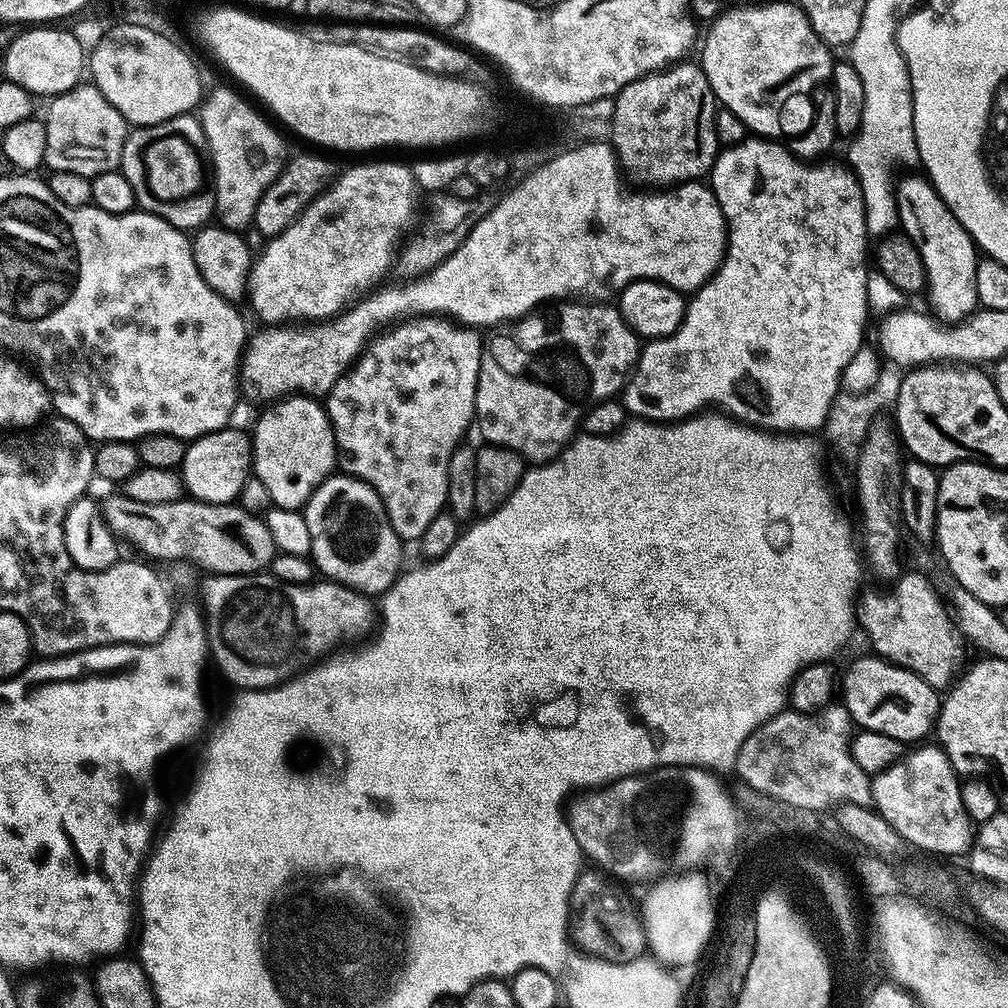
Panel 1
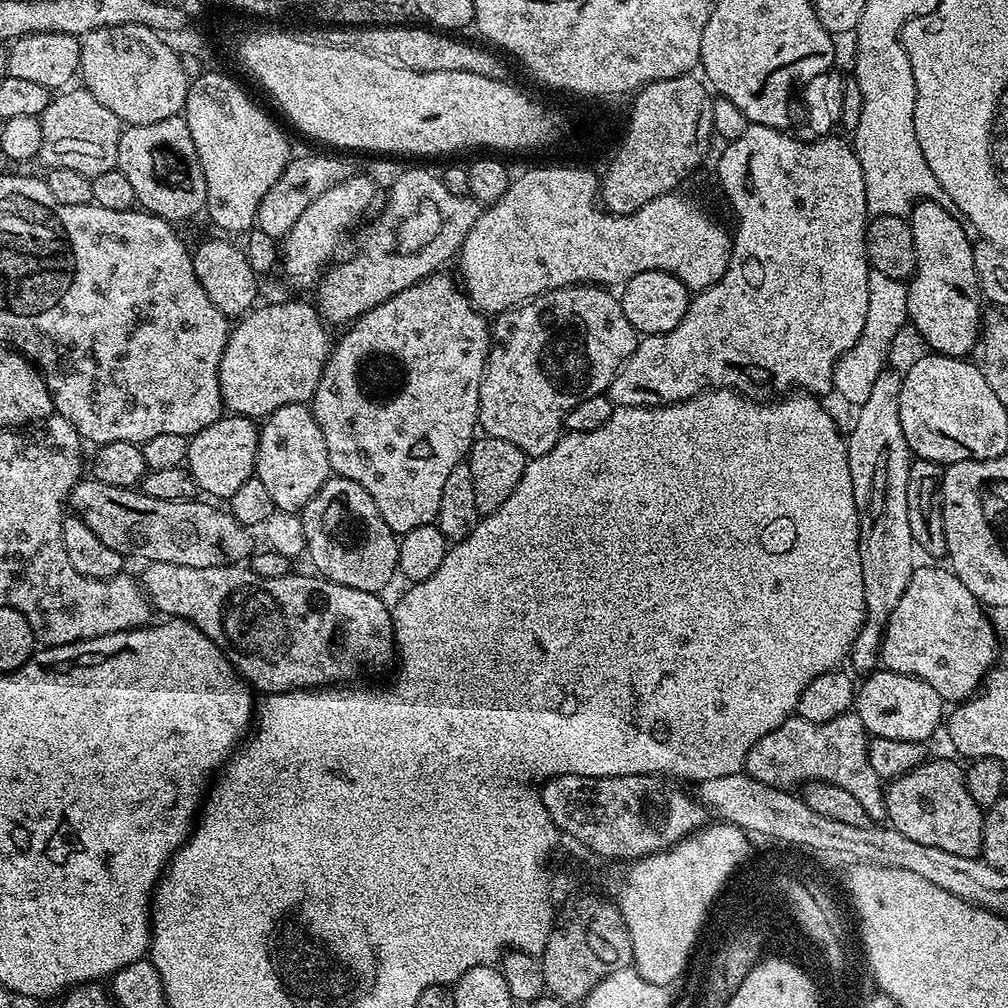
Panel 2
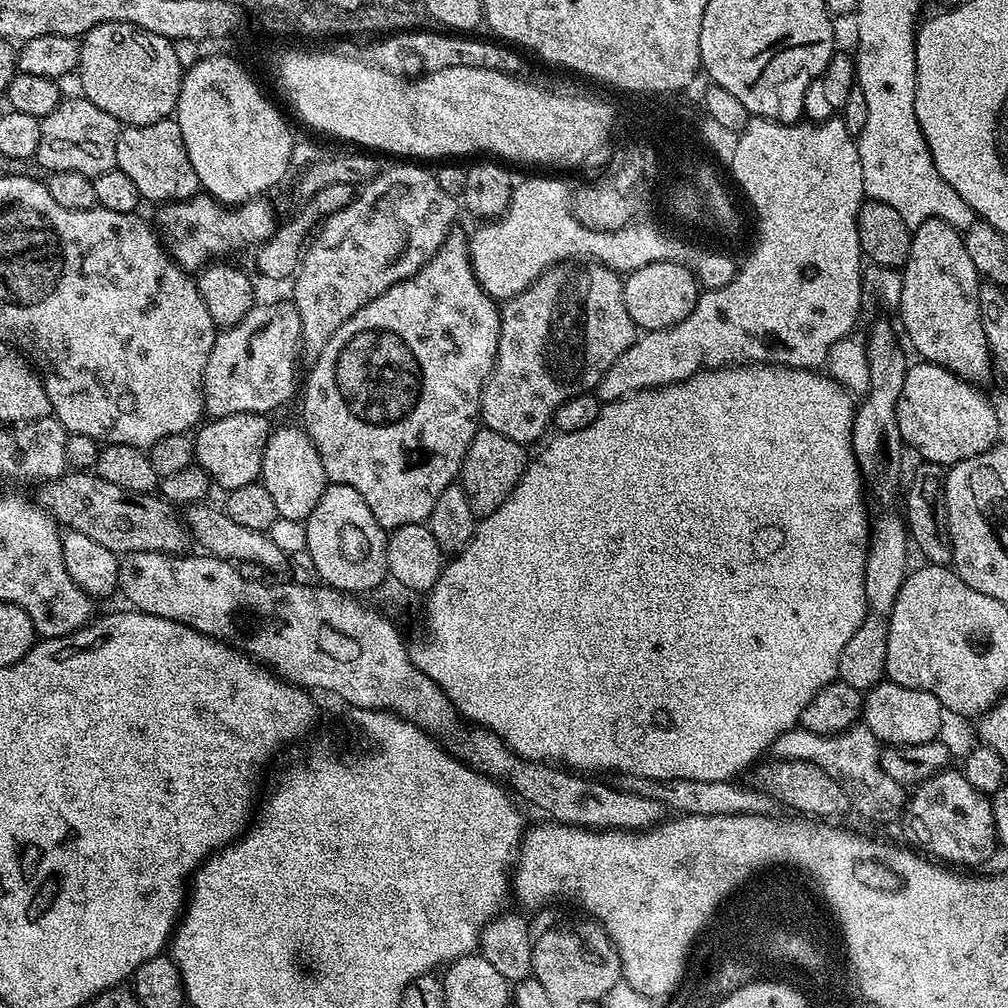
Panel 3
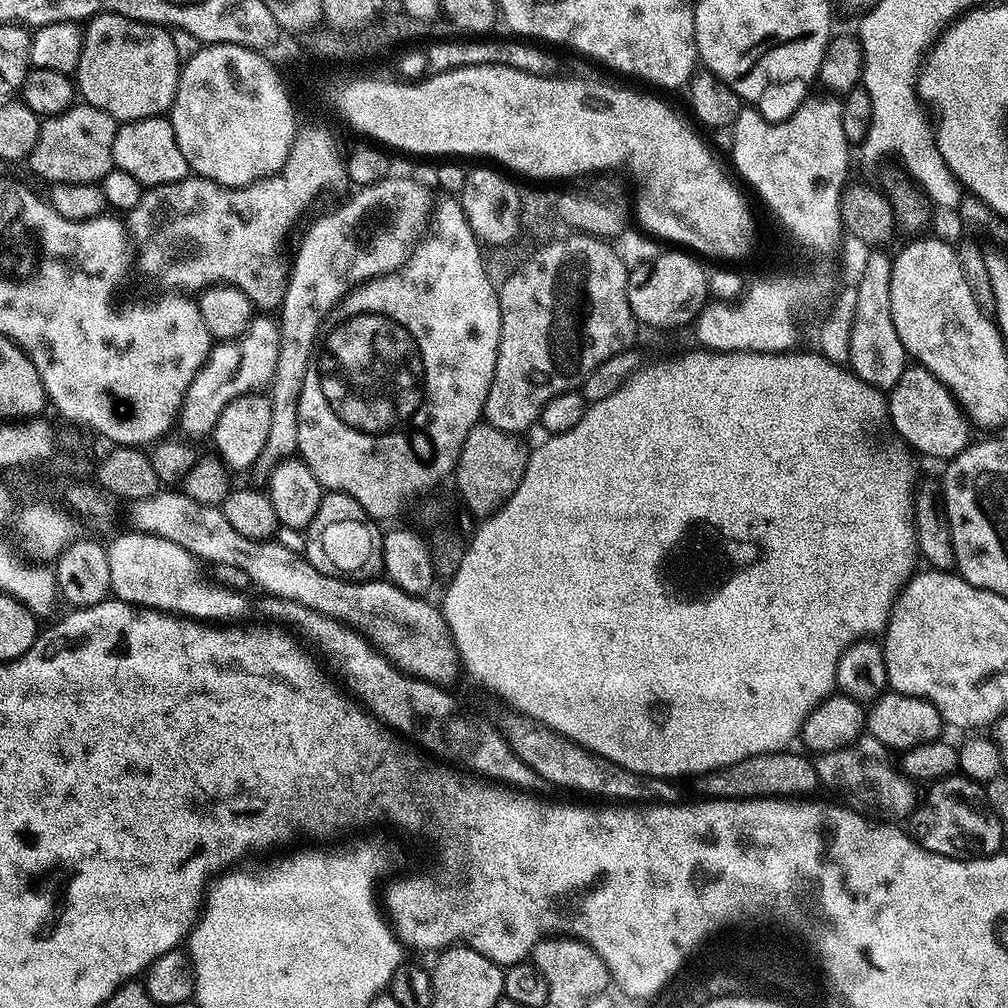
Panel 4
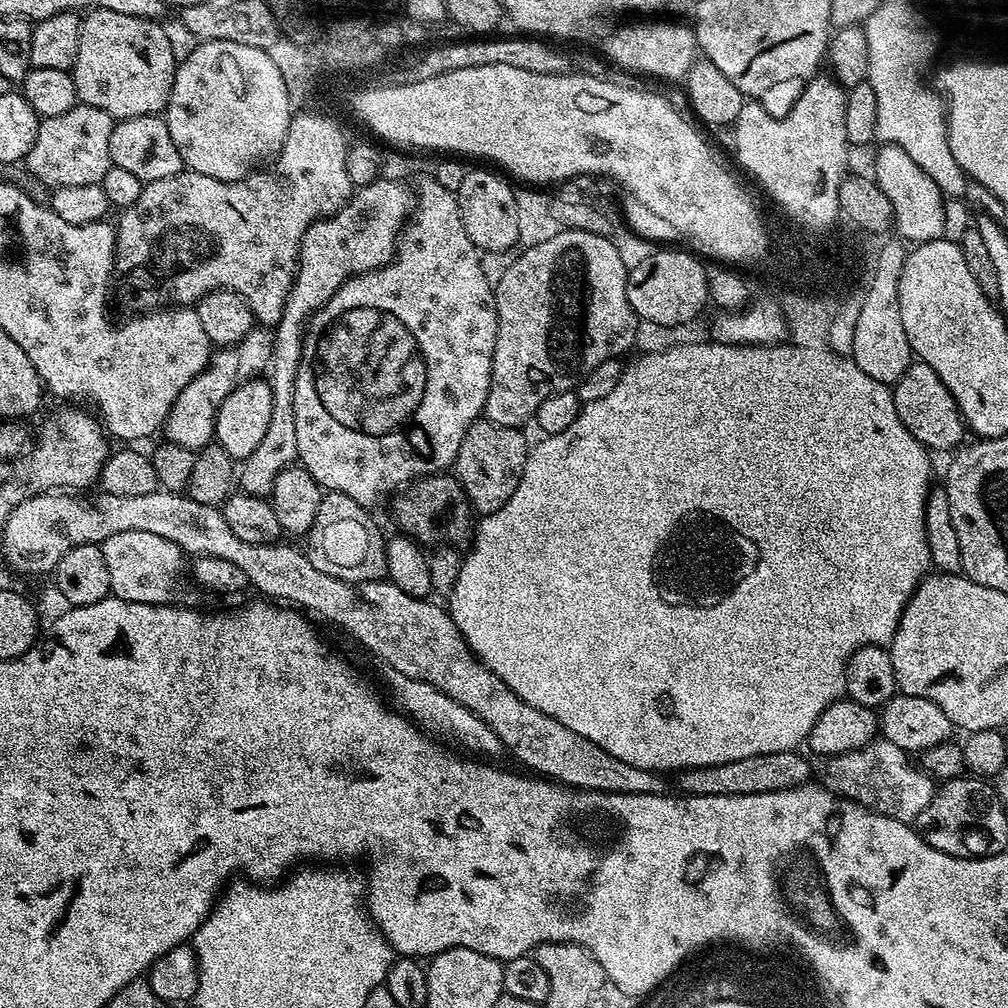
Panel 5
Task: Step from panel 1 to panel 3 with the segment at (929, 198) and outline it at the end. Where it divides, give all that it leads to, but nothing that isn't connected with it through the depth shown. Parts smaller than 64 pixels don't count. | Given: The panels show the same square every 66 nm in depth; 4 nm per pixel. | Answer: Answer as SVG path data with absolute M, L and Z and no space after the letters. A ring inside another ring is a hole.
M927 220L915 225L911 237L908 260L902 267L901 300L898 305L900 320L904 323L908 340L916 347L916 352L920 355L917 357L921 361L941 364L968 383L984 386L988 379L993 379L994 365L986 346L986 334L982 334L982 322L978 314L978 290L982 287L982 277L967 254L964 237L957 228L941 220Z

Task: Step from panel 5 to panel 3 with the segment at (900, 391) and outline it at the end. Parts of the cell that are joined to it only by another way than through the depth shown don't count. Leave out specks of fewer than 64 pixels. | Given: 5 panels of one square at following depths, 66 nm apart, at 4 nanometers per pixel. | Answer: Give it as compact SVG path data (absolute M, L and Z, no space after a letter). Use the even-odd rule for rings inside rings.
M916 362L902 382L896 417L905 445L920 455L921 461L951 466L995 448L999 424L993 401L983 396L977 385L956 376L941 364Z

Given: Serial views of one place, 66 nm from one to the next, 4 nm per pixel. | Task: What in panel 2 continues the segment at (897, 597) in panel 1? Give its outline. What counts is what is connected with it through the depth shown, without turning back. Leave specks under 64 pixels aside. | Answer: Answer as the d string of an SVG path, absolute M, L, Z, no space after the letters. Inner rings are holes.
M917 567L913 571L906 586L906 594L898 598L898 606L894 606L894 614L890 614L888 624L884 627L884 640L880 643L880 664L887 671L913 676L934 686L934 690L938 690L945 702L963 702L976 695L985 676L997 663L996 632L988 621L989 613L985 605L974 594L970 594L966 586L962 586L955 572L944 568Z

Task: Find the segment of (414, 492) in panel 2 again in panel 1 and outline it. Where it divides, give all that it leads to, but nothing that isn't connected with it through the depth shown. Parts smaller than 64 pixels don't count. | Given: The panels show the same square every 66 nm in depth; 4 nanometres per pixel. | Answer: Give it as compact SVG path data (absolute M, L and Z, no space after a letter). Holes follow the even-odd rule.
M440 314L413 315L411 318L389 327L387 330L381 331L375 338L369 339L366 347L356 357L352 366L340 375L338 382L334 382L334 386L328 391L326 407L328 409L328 417L332 423L332 429L336 435L339 467L347 475L366 482L376 491L382 506L386 510L390 526L394 526L394 530L400 535L401 541L419 541L420 536L426 534L426 526L430 526L430 522L434 522L434 518L438 518L445 511L448 502L448 467L450 466L450 458L454 454L454 450L461 447L463 440L460 439L467 434L468 427L470 429L473 427L476 414L476 387L478 386L480 354L482 351L482 339L480 340L480 336L476 332L479 331L475 327L465 326L463 323L457 322L452 318L445 318Z

